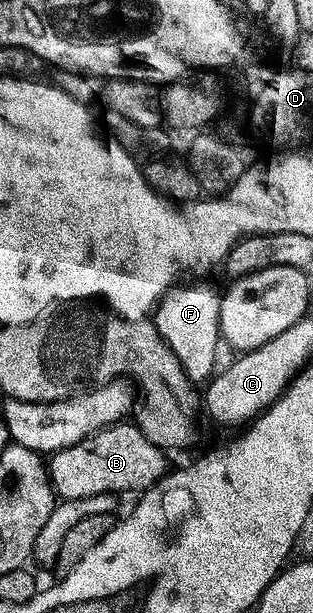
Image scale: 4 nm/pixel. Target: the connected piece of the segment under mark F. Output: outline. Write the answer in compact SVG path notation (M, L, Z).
M190 285L187 289L182 288L175 288L158 307L156 324L159 333L166 341L166 346L174 352L176 359L182 364L182 369L191 382L203 381L206 383L215 376L214 364L218 361L218 345L220 346L222 341L222 297L210 285Z

